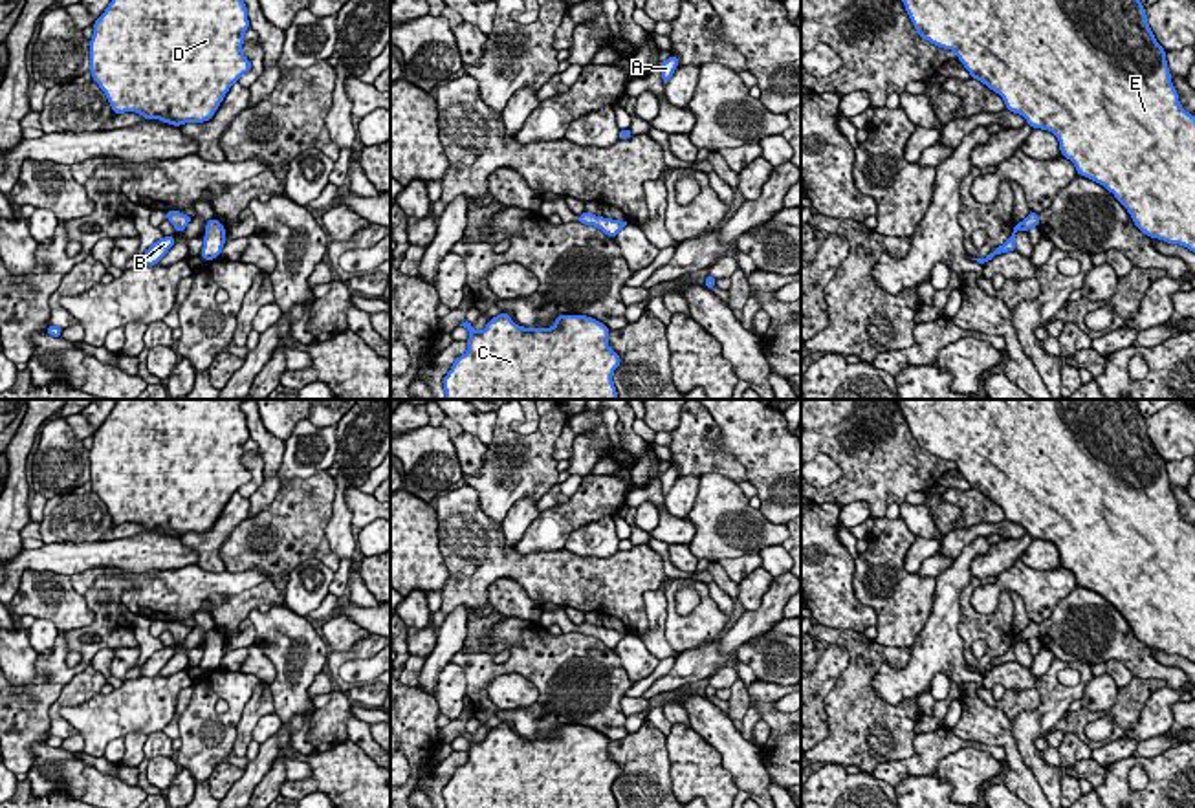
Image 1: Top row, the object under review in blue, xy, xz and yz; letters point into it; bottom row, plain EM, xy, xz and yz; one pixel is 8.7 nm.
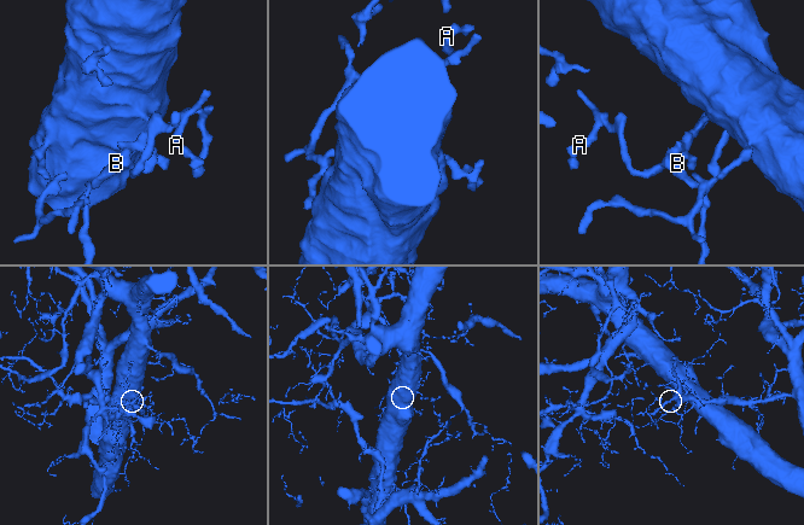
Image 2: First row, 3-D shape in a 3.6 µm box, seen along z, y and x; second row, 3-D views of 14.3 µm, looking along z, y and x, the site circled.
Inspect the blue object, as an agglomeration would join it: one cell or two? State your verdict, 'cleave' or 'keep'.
keep

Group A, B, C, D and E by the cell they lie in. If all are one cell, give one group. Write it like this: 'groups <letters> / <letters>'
groups A B C D E

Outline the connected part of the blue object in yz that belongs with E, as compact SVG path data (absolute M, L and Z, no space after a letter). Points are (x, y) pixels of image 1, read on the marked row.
M902 0L902 2L905 5L909 18L911 18L911 24L915 26L916 33L922 38L929 40L931 44L935 44L938 48L955 51L957 59L964 64L964 68L970 71L970 75L973 79L981 81L982 84L986 84L995 93L999 93L1004 101L1004 106L1010 112L1023 115L1032 128L1054 132L1056 137L1059 139L1061 156L1069 158L1074 163L1076 172L1080 176L1085 176L1085 178L1103 185L1109 192L1113 192L1114 198L1127 209L1135 225L1144 235L1147 235L1149 238L1164 240L1168 244L1184 246L1195 253L1195 115L1188 114L1179 101L1179 93L1171 82L1171 73L1169 73L1168 60L1166 60L1166 49L1157 42L1153 31L1149 29L1146 7L1142 5L1140 0Z

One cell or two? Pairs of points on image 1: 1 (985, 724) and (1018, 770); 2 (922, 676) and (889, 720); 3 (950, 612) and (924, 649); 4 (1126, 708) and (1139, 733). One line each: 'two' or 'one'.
1: one
2: two
3: one
4: two

